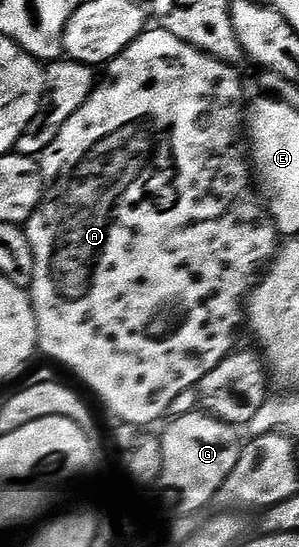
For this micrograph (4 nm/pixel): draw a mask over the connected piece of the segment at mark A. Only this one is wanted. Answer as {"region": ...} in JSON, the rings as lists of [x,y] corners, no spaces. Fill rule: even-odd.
{"region":[[[156,27],[147,29],[144,33],[139,34],[115,60],[109,62],[104,70],[104,73],[106,72],[105,77],[103,73],[99,84],[87,99],[87,103],[83,103],[83,107],[79,107],[79,111],[75,111],[75,115],[71,115],[71,119],[67,119],[67,123],[63,123],[59,135],[55,135],[55,143],[51,143],[51,147],[47,147],[39,158],[41,177],[45,181],[45,193],[41,197],[40,207],[31,214],[24,226],[27,239],[31,243],[31,251],[35,255],[35,275],[31,286],[31,300],[35,311],[35,323],[37,324],[37,347],[42,354],[45,352],[51,360],[66,365],[117,416],[115,417],[116,420],[123,424],[133,424],[138,427],[155,424],[161,416],[164,418],[168,414],[171,402],[175,399],[175,395],[179,395],[179,391],[187,391],[196,387],[203,379],[203,375],[207,375],[207,371],[215,371],[219,362],[234,352],[235,346],[238,344],[238,342],[236,343],[237,332],[243,329],[243,306],[246,304],[249,291],[258,280],[262,270],[277,255],[279,234],[275,223],[269,217],[268,209],[259,200],[259,193],[255,188],[254,178],[251,176],[251,165],[247,160],[247,149],[243,144],[243,105],[241,109],[241,85],[237,82],[237,71],[236,68],[225,64],[209,53],[202,53],[200,49],[196,49],[195,46],[189,45],[165,29]]]}

